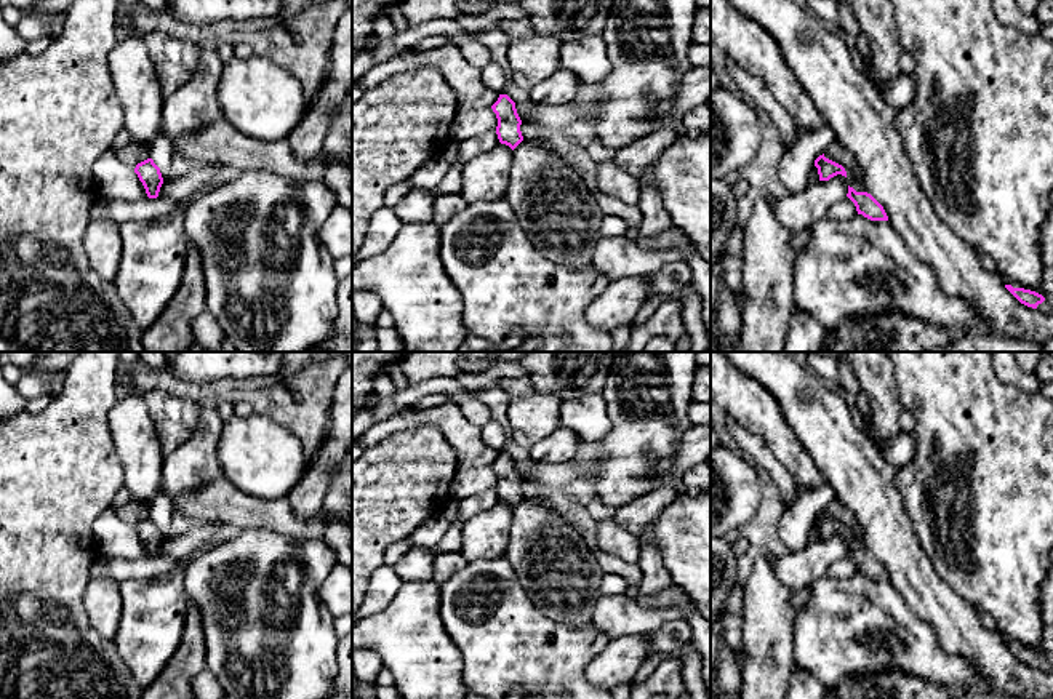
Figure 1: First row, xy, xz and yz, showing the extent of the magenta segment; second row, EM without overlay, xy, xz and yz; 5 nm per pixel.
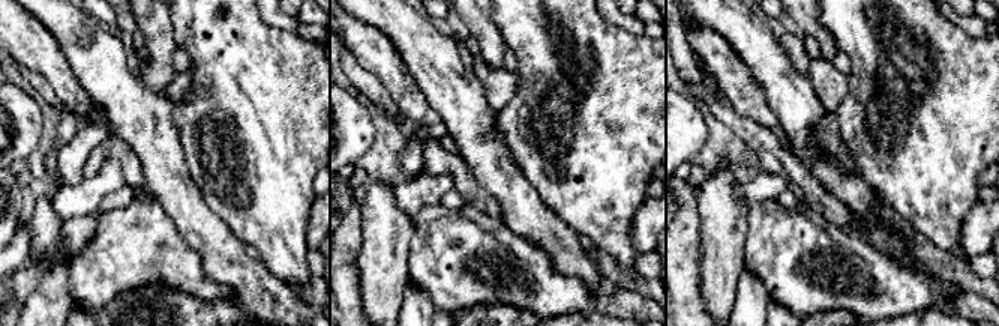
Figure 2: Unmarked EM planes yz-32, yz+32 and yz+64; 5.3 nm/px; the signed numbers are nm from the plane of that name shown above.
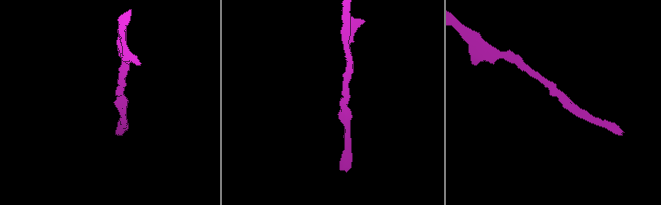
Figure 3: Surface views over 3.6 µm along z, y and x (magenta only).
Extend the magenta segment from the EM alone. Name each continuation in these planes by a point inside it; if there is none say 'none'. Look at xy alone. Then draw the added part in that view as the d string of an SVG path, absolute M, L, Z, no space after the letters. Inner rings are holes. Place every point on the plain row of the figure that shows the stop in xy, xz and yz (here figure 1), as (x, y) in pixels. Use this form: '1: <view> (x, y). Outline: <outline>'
none

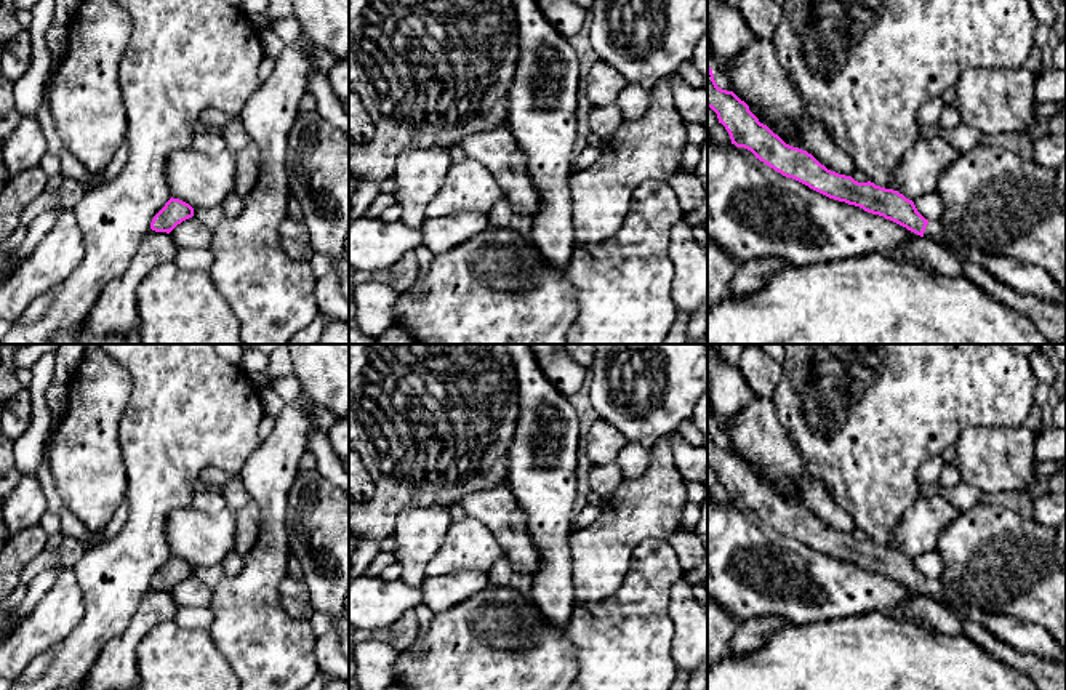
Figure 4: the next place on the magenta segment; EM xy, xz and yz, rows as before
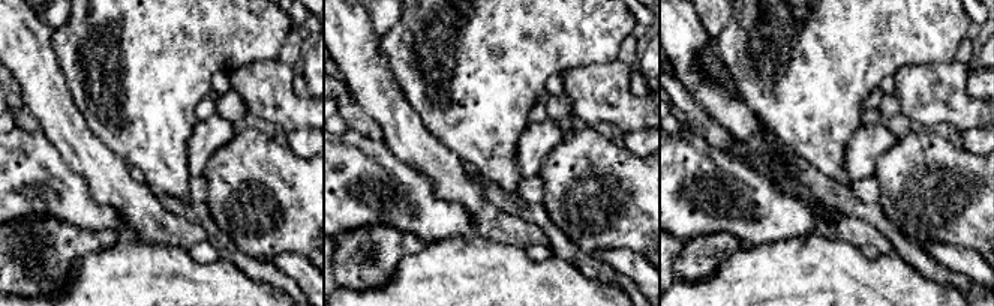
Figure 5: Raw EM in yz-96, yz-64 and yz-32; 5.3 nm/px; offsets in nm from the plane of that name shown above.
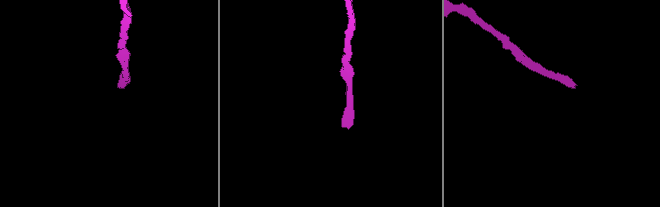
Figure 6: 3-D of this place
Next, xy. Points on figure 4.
none

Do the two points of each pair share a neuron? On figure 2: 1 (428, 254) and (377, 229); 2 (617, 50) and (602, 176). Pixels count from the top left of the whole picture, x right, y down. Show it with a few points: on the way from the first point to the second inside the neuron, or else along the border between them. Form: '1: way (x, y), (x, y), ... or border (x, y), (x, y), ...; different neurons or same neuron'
1: border (413, 218), (408, 278); different neurons
2: way (602, 81), (602, 144); same neuron

